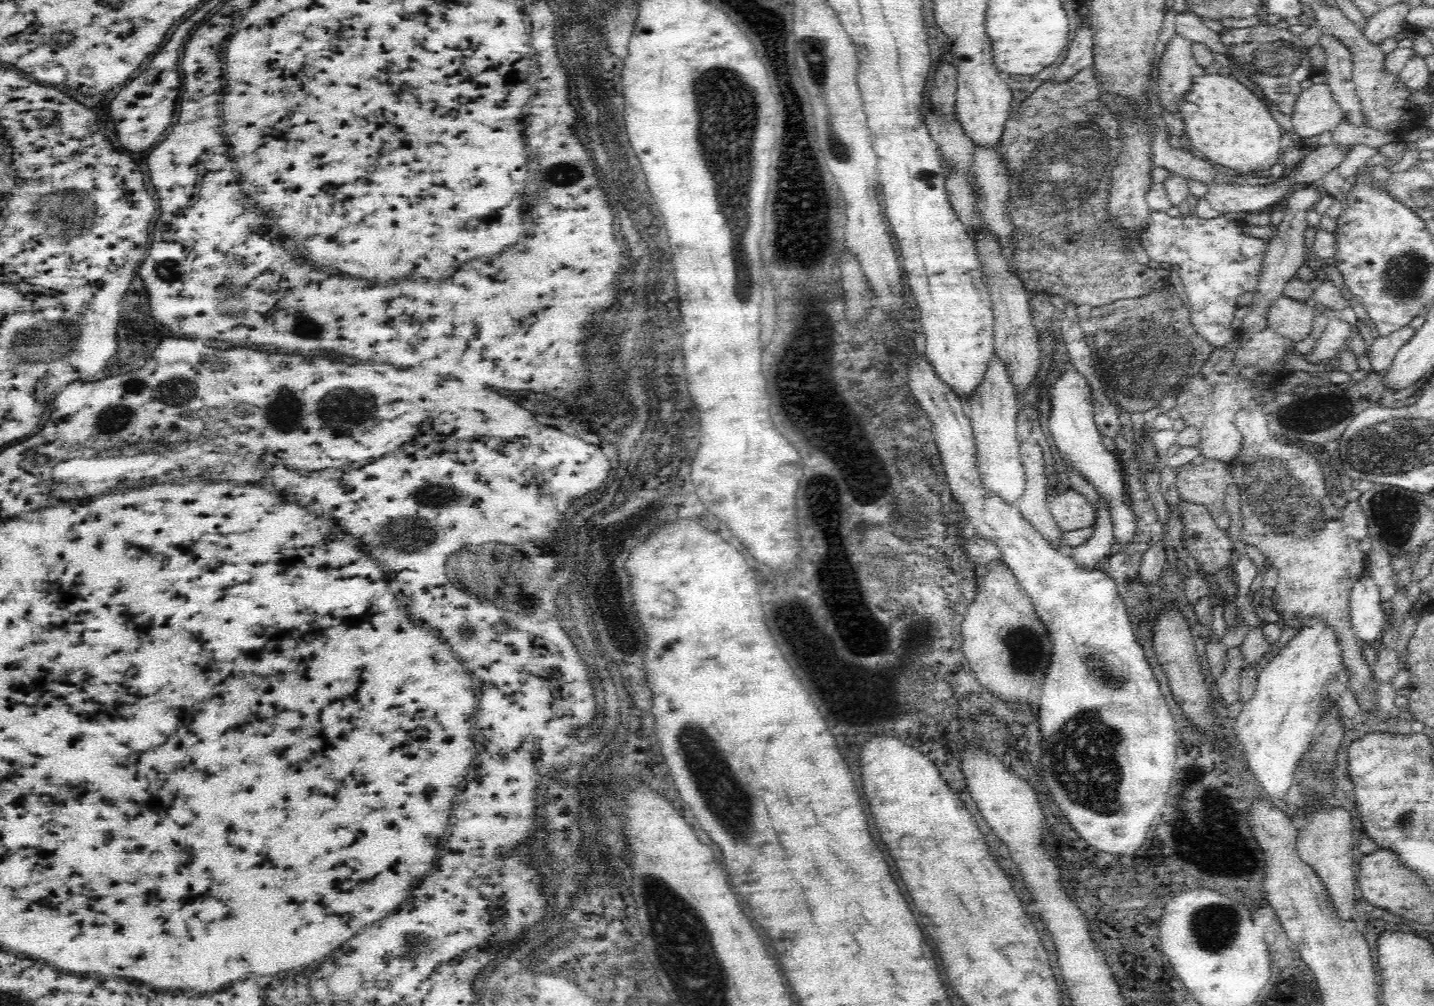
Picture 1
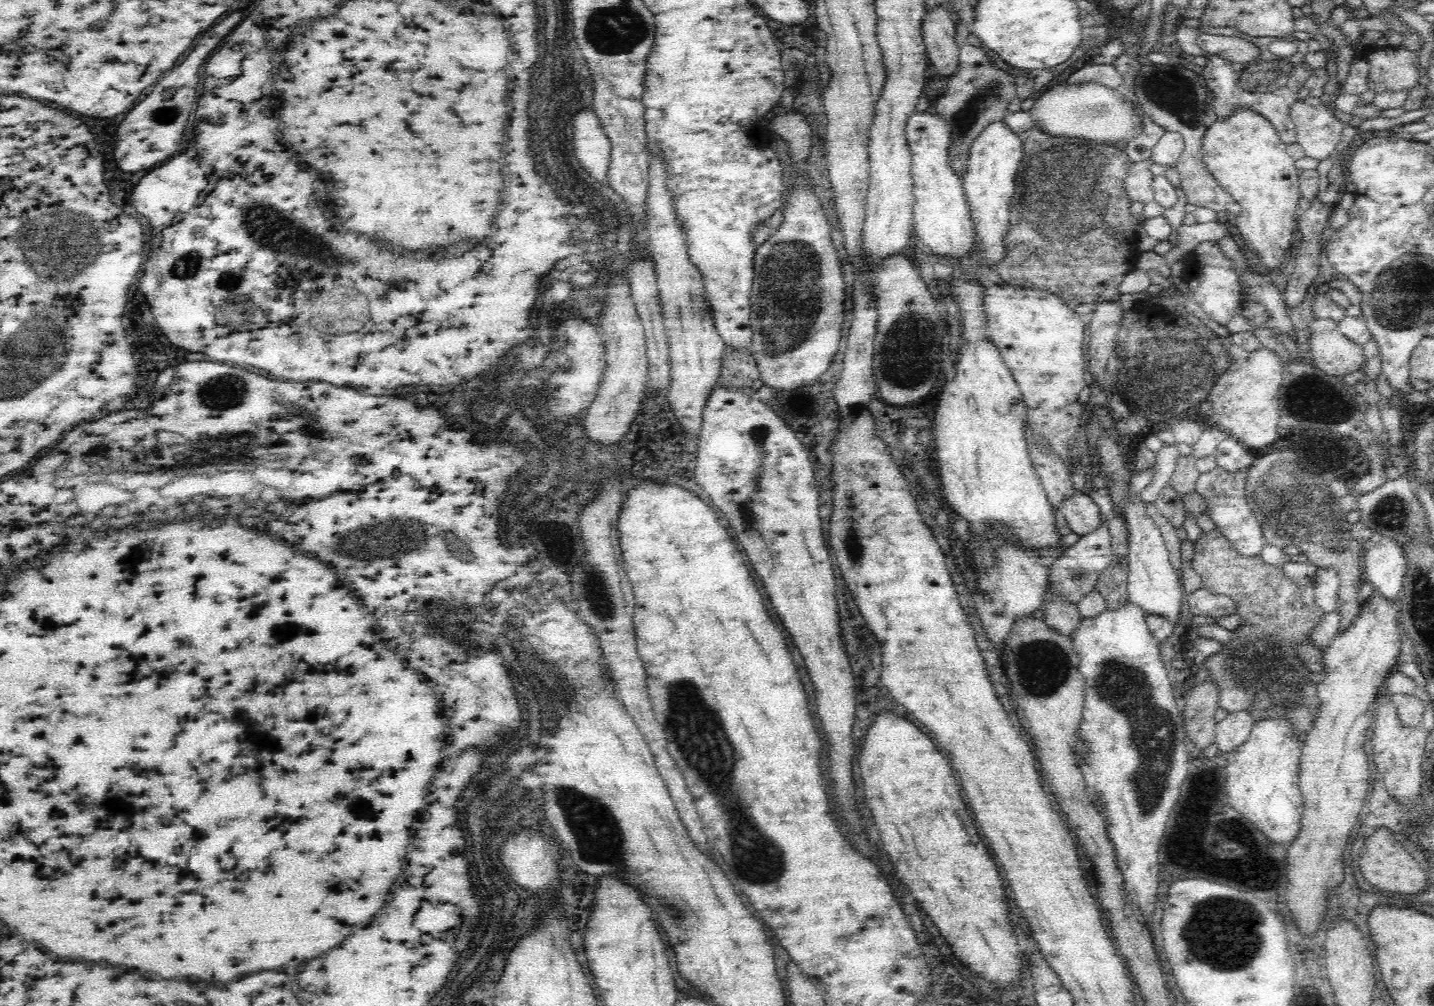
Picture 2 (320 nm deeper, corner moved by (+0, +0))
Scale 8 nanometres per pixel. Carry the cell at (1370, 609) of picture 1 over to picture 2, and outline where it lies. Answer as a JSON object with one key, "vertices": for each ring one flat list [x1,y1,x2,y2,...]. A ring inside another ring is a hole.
{"vertices":[[1384,537,1380,542,1369,543,1369,549,1364,550,1363,555,1363,579,1368,581,1373,590,1377,590,1388,600,1399,599,1406,580,1407,570,1409,569,1409,562,1402,545,1393,538]]}

